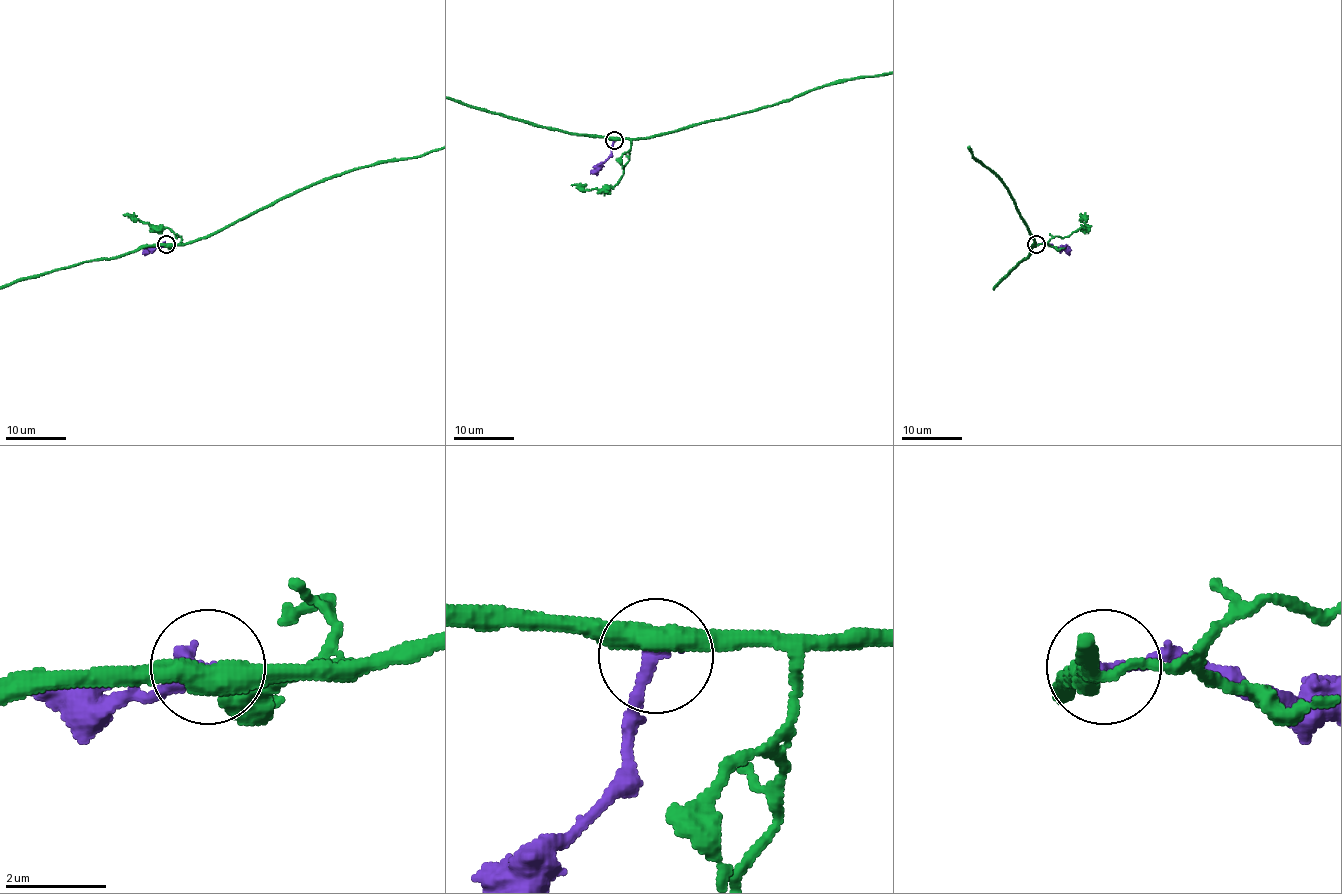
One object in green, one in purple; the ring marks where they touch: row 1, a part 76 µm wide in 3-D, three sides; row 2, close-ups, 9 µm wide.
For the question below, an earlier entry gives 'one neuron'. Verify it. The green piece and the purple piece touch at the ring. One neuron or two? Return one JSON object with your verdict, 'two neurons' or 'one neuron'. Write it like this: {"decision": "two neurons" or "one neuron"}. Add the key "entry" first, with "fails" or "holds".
{"entry": "holds", "decision": "one neuron"}

